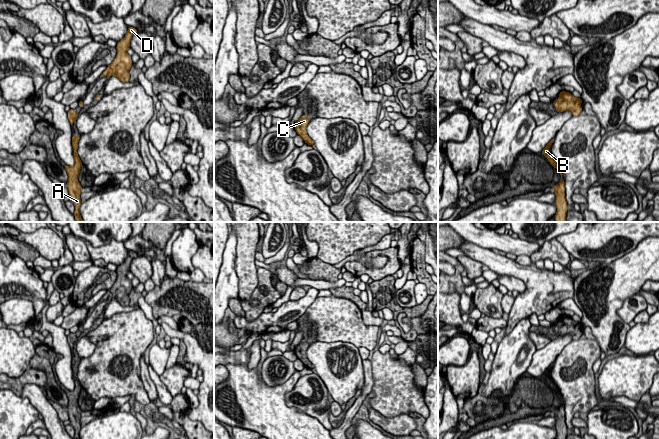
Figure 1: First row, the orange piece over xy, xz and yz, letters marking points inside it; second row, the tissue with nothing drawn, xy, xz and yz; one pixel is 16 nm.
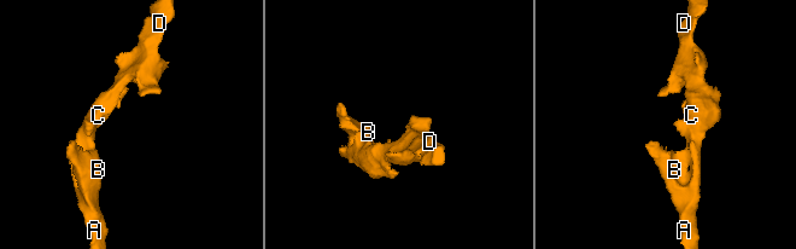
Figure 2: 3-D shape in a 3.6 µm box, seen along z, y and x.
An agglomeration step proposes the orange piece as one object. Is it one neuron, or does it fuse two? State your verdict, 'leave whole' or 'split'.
leave whole

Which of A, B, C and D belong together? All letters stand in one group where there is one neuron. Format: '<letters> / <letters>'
A B C D

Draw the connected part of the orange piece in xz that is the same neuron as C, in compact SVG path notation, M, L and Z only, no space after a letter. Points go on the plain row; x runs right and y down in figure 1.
M302 339L301 342L296 346L295 348L295 354L297 358L305 365L308 369L314 369L313 364L308 360L306 351L308 347L310 346L310 342L308 339Z

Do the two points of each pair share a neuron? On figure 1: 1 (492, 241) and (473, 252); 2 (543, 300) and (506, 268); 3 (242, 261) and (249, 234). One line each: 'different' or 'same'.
1: different
2: same
3: same

